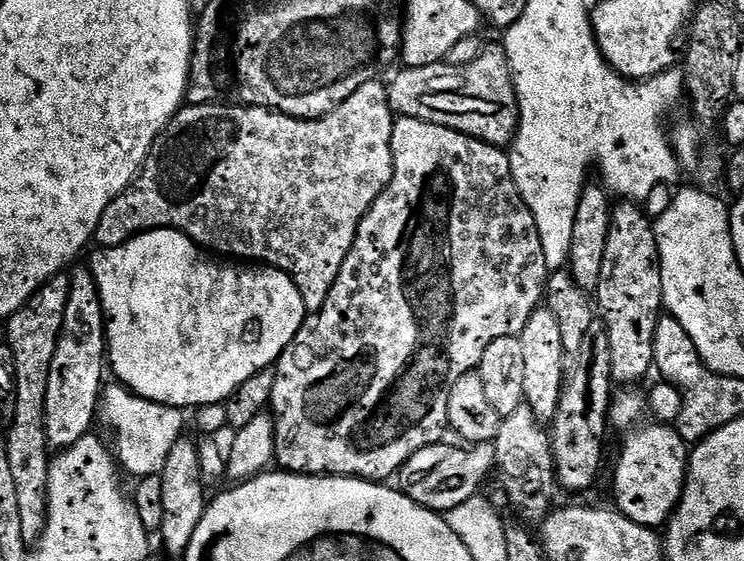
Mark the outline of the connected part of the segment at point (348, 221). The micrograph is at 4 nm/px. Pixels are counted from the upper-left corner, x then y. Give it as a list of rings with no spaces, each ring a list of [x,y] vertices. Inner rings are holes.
[[[379,79],[371,80],[363,84],[358,90],[354,90],[354,94],[350,94],[350,98],[346,98],[346,102],[342,102],[338,105],[333,112],[328,112],[326,115],[320,117],[319,120],[298,120],[294,116],[288,116],[285,112],[273,112],[271,108],[249,108],[247,106],[233,106],[228,102],[217,102],[214,104],[193,104],[191,106],[185,106],[181,108],[180,115],[176,117],[168,126],[167,132],[163,133],[162,139],[159,141],[158,147],[155,149],[153,155],[149,156],[148,161],[144,163],[143,168],[140,170],[139,176],[133,180],[132,185],[125,190],[123,196],[120,196],[116,200],[110,202],[110,206],[106,206],[106,210],[102,214],[102,218],[98,222],[96,227],[96,235],[94,237],[95,243],[99,245],[101,249],[117,248],[122,246],[126,241],[134,239],[136,236],[141,236],[144,232],[153,232],[156,228],[176,228],[180,232],[184,232],[187,236],[193,240],[194,243],[200,245],[201,248],[207,250],[212,254],[219,254],[224,258],[232,258],[228,256],[241,256],[241,261],[244,262],[259,262],[261,265],[269,268],[278,268],[281,272],[284,272],[287,276],[292,277],[292,280],[296,284],[296,289],[302,294],[304,299],[304,307],[309,313],[320,312],[322,306],[326,302],[326,298],[330,294],[330,290],[334,286],[334,282],[338,278],[338,274],[342,270],[342,262],[346,262],[346,254],[350,254],[350,250],[354,246],[354,238],[356,237],[356,225],[360,223],[361,219],[368,213],[368,209],[371,208],[372,203],[375,202],[381,192],[388,187],[388,183],[392,180],[392,125],[394,123],[394,113],[392,105],[388,103],[388,90],[387,87]]]

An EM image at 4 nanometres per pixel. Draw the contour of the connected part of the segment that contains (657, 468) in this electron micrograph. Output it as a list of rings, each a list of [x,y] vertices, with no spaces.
[[[651,422],[645,428],[629,434],[624,442],[624,449],[620,452],[620,465],[616,468],[616,504],[615,507],[634,522],[647,528],[659,529],[667,525],[670,517],[675,513],[681,496],[687,485],[689,445],[675,427],[663,422]]]

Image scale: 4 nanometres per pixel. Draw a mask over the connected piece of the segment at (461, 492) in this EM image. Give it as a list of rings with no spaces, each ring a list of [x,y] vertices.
[[[448,443],[431,444],[418,450],[418,454],[411,456],[398,473],[399,491],[424,508],[431,508],[432,511],[441,514],[454,510],[467,499],[477,495],[474,484],[483,485],[488,468],[490,470],[496,468],[496,456],[492,444],[478,444],[469,450],[464,446],[455,448]]]

